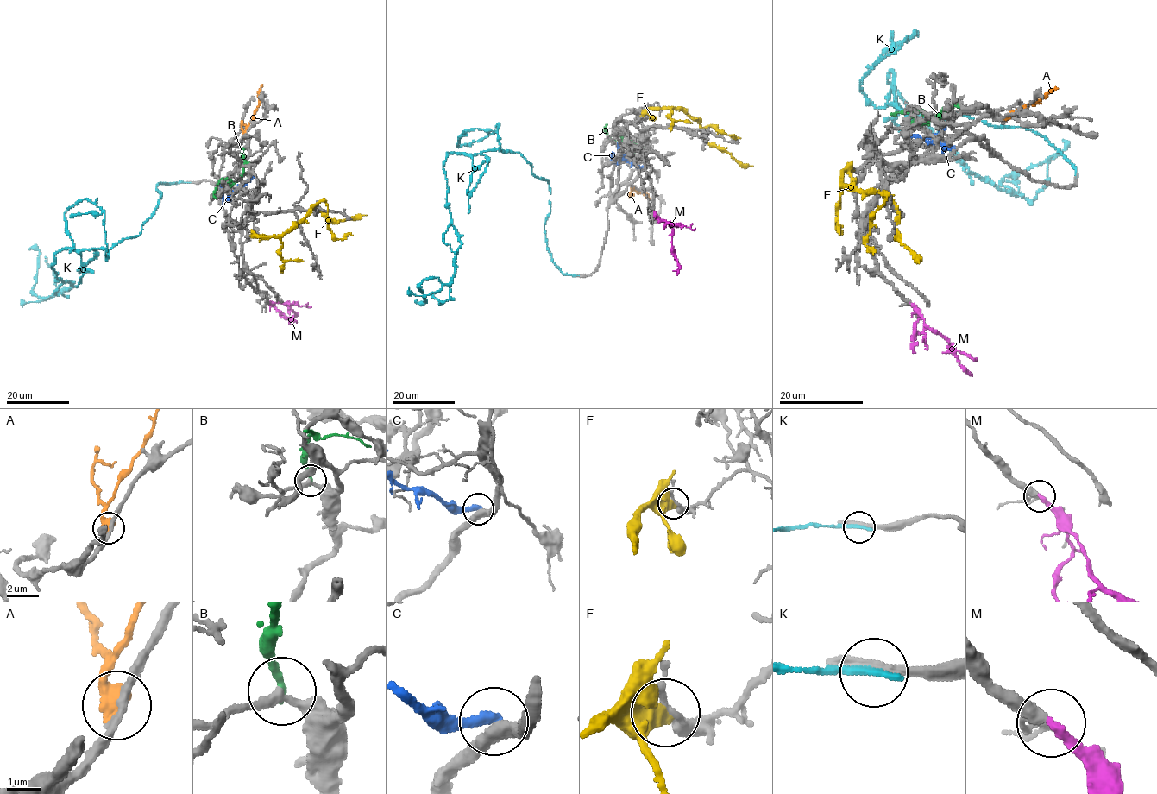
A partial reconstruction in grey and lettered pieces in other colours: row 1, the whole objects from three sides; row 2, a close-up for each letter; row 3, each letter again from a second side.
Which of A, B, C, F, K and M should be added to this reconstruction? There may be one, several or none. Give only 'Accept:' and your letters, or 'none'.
Accept: M

